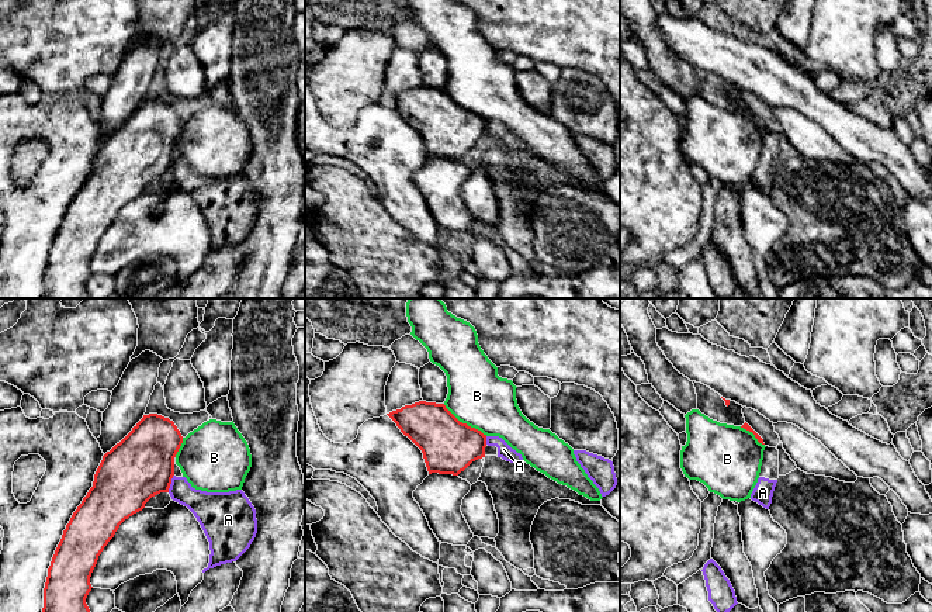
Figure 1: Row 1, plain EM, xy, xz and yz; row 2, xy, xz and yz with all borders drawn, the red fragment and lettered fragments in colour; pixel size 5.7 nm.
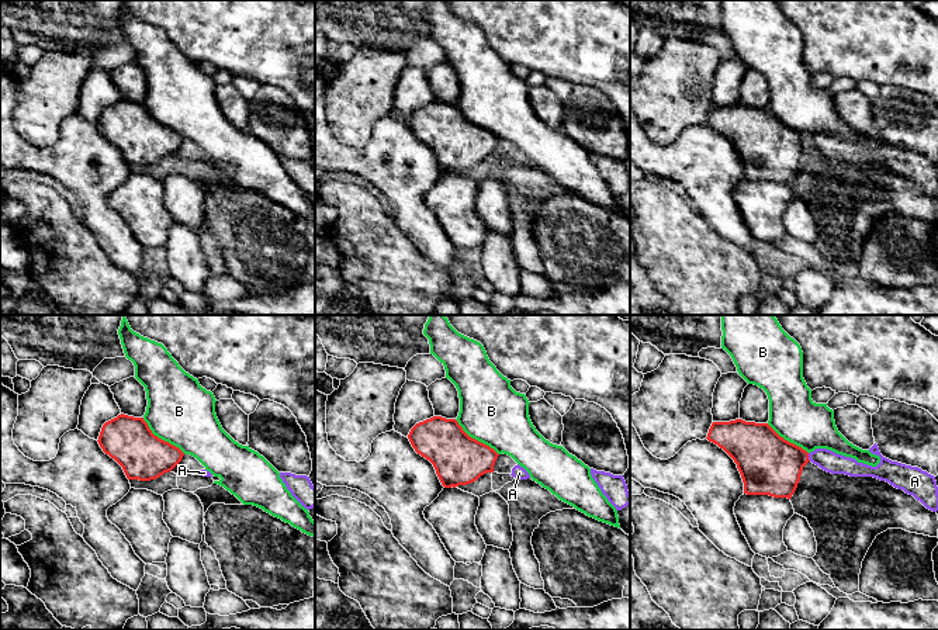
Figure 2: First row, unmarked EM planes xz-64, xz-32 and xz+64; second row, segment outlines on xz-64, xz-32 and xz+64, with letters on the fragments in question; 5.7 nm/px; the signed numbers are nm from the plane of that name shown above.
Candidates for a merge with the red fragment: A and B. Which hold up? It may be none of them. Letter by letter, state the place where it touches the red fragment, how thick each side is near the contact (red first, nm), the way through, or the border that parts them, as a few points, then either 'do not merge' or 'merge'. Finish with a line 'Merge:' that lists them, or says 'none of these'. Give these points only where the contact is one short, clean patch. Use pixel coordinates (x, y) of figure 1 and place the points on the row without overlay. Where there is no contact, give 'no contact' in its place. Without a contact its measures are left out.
A: meets red in xy at (170, 168); 380 nm thick on the red side, 180 nm on the other; border along xy (173, 159), (167, 176); do not merge
B: meets red in xz at (466, 109); 320 nm thick on the red side, 340 nm on the other; do not merge
Merge: none of these

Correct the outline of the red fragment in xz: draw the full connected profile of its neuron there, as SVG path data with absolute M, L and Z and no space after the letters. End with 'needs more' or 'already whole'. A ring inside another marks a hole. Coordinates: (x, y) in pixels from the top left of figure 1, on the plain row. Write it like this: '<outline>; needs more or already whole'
M419 86L387 100L422 135L429 159L458 160L472 146L485 142L486 120L460 107L444 89Z; already whole

